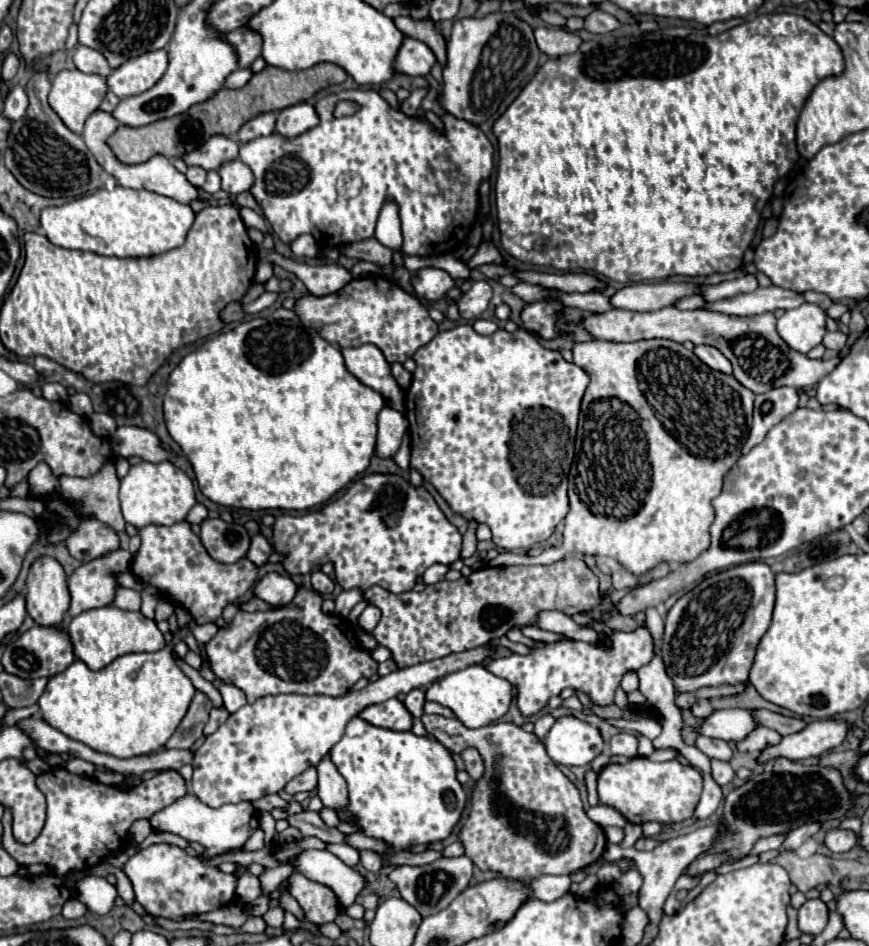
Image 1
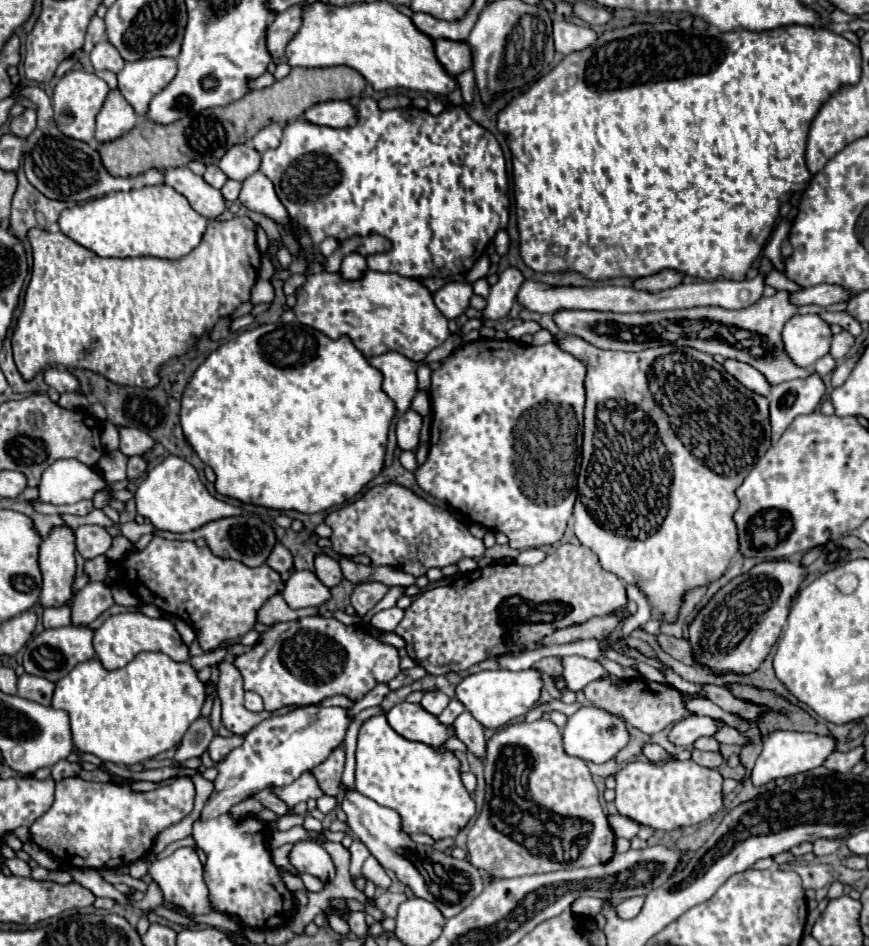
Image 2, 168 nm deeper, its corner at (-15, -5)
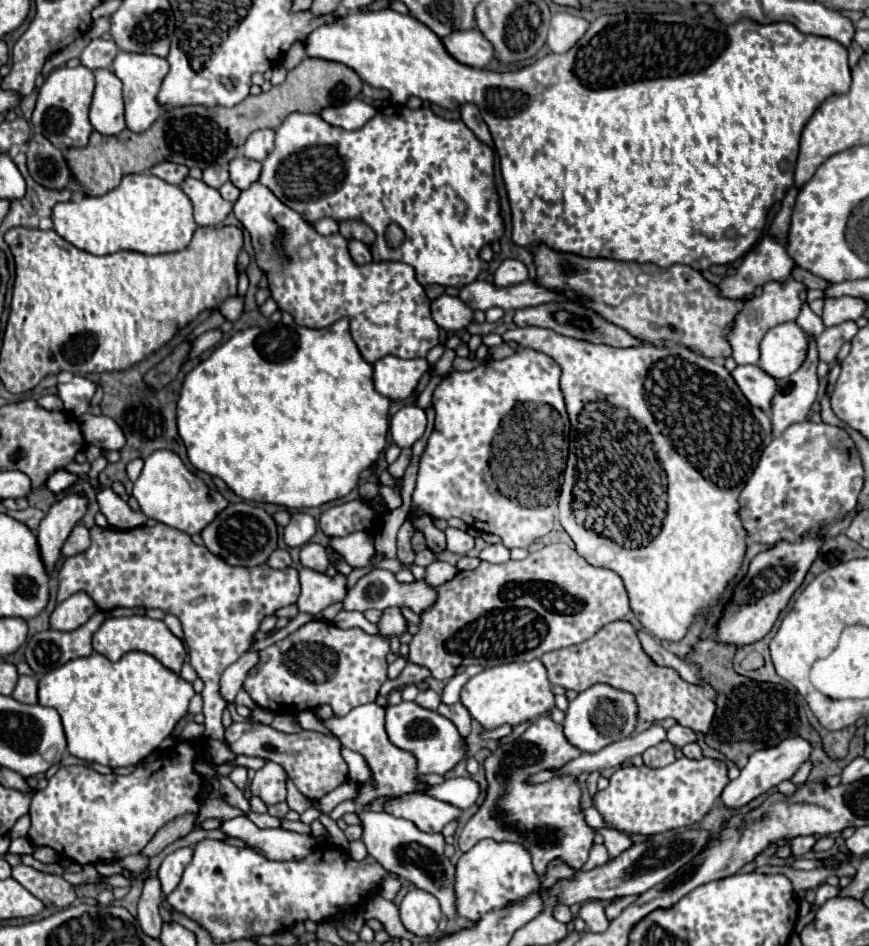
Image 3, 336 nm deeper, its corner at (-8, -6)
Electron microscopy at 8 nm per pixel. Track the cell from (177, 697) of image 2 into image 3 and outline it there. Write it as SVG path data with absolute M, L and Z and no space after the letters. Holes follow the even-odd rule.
M129 651L121 661L111 663L101 653L71 659L65 665L51 669L39 679L39 705L53 707L65 727L67 749L83 761L95 761L107 767L131 767L153 753L165 737L171 735L177 721L187 713L189 701L195 695L193 687L177 673L163 667L153 655Z

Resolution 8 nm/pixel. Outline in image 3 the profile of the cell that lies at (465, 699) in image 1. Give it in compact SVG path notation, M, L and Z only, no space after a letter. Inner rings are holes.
M537 659L523 663L507 663L477 673L465 683L461 691L461 703L469 709L471 717L477 719L485 729L497 729L501 725L517 727L525 721L535 721L537 717L551 715L555 707L555 695L547 679L547 669Z

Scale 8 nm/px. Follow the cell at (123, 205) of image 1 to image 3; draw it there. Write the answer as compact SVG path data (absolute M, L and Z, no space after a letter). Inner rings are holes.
M151 173L125 175L115 189L101 197L57 203L51 219L55 231L63 239L91 255L109 255L117 251L137 251L145 255L173 253L185 249L197 229L191 201L183 189Z

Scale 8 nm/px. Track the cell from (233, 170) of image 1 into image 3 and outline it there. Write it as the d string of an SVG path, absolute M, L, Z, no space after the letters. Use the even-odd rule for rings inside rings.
M253 183L249 189L241 191L241 197L239 197L239 199L235 201L235 205L233 205L233 213L235 213L235 217L243 223L243 227L245 227L245 229L249 231L249 235L251 235L251 245L253 245L255 261L257 261L259 269L261 269L261 271L267 275L267 279L269 279L269 291L271 291L273 301L277 303L277 307L279 307L281 311L287 311L287 313L295 319L297 325L311 327L311 329L323 329L323 327L333 325L337 319L347 317L349 323L351 323L351 335L353 335L353 339L355 339L355 343L357 343L357 347L359 347L359 351L361 351L361 355L363 355L363 359L365 359L367 363L375 363L375 361L379 361L379 359L385 357L385 355L395 355L395 357L401 357L401 359L425 357L429 349L433 349L435 345L439 345L439 327L437 327L437 323L431 319L431 309L429 309L431 301L427 299L421 283L417 283L417 279L415 279L415 269L413 269L411 265L397 263L397 261L379 261L379 263L373 261L373 263L357 265L357 263L349 257L347 241L345 241L345 237L341 237L341 233L333 233L333 235L327 235L327 237L319 235L319 233L313 229L313 225L309 225L297 211L293 211L293 209L289 209L285 203L281 203L281 201L279 201L265 185L261 185L261 183Z

